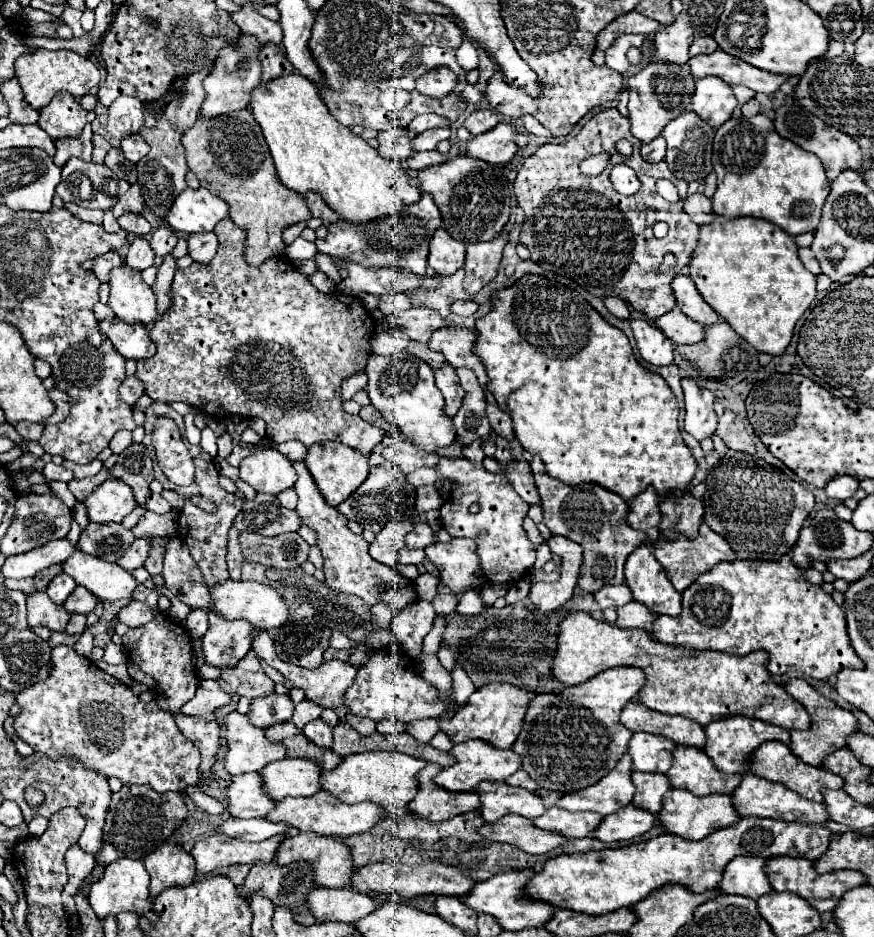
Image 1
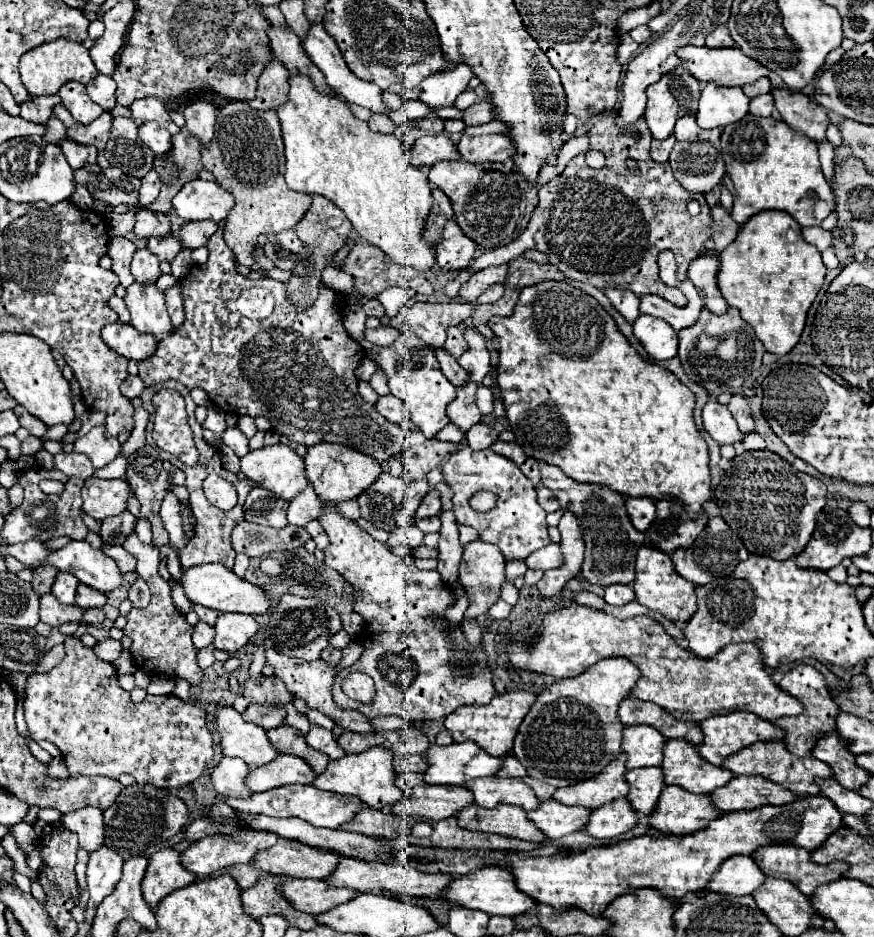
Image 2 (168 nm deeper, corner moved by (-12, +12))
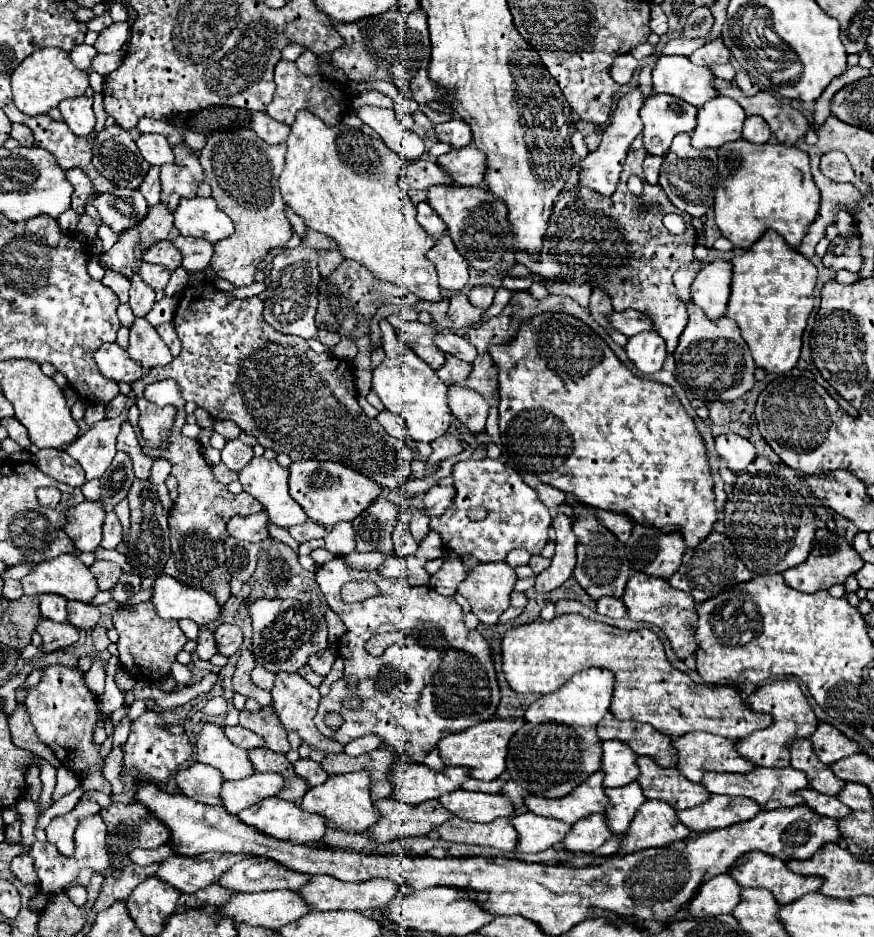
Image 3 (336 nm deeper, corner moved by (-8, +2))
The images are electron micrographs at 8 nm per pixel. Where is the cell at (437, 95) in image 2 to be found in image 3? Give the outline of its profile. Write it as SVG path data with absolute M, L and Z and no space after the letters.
M421 68L411 80L411 92L413 92L413 100L417 100L419 104L427 104L429 100L439 102L443 98L443 90L437 90L437 86L429 80L425 68Z

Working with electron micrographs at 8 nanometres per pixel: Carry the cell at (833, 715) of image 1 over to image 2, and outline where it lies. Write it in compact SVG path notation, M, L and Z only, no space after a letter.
M801 664L801 666L795 666L793 670L789 670L783 680L779 682L779 686L789 692L791 696L799 698L801 704L805 706L805 712L801 716L789 716L789 718L779 718L775 720L775 724L779 724L787 736L785 736L785 744L787 744L787 750L791 750L793 754L797 756L811 756L817 740L821 736L825 736L827 732L833 732L835 730L835 718L837 714L841 712L839 704L835 702L835 698L831 696L827 684L825 684L825 676L813 668L813 666L807 666L807 664Z

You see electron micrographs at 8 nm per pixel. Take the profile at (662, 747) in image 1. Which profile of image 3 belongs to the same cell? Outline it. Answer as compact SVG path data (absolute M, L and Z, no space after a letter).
M603 742L603 758L601 770L605 774L603 786L605 788L619 788L625 784L635 782L639 776L639 768L635 766L635 754L623 746L623 742Z

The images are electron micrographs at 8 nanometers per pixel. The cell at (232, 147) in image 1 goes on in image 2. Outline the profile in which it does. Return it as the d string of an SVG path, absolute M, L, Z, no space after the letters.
M229 102L217 112L215 136L201 150L203 168L215 176L215 182L235 196L235 208L227 216L225 242L243 266L253 266L261 234L291 230L311 206L311 196L295 192L285 184L283 140L275 110L255 112L247 102Z

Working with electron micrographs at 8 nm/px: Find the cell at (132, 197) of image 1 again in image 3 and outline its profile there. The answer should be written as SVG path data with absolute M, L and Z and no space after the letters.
M159 166L149 168L145 180L139 186L139 192L145 196L149 208L159 202Z

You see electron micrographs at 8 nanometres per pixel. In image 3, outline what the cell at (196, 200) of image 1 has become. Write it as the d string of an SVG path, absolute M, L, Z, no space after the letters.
M183 198L175 210L175 228L181 236L203 238L211 244L233 234L233 222L209 198Z

